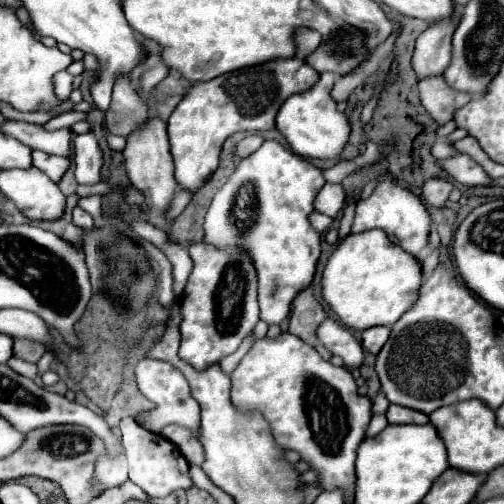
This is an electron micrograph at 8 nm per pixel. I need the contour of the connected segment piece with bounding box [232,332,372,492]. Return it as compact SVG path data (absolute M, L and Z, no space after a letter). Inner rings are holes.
M282 332L276 338L260 338L254 342L252 350L242 358L238 368L232 372L232 402L242 408L258 408L264 418L270 422L272 434L276 442L284 450L296 450L302 454L302 460L308 462L314 470L320 472L320 482L324 490L342 488L344 492L354 490L354 460L360 442L364 440L364 432L370 422L370 400L358 396L356 382L348 368L338 368L326 362L312 346L304 344L300 338L292 336L290 332ZM306 396L312 396L312 412L310 416Z

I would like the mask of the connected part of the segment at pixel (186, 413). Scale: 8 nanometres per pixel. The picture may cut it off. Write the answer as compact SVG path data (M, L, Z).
M144 358L138 364L136 364L135 372L136 384L138 384L138 390L152 402L156 402L158 407L150 411L141 411L136 421L144 429L159 433L164 426L170 424L180 424L184 428L188 428L194 436L198 436L198 424L200 424L200 406L196 404L196 400L192 398L190 394L190 388L188 388L188 382L184 380L184 374L176 368L172 368L172 364L168 362Z

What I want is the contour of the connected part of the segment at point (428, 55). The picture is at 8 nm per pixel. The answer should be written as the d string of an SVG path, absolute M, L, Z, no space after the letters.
M456 4L456 12L452 12L450 20L436 20L436 24L428 24L428 28L418 36L412 68L420 80L432 74L442 74L444 68L448 68L452 60L452 32L458 22L460 6Z

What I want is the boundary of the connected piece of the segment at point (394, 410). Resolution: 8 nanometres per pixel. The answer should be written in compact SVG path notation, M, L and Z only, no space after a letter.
M390 404L386 418L390 424L426 424L430 422L428 414L422 414L422 412L416 412L416 410L398 406L398 404Z

